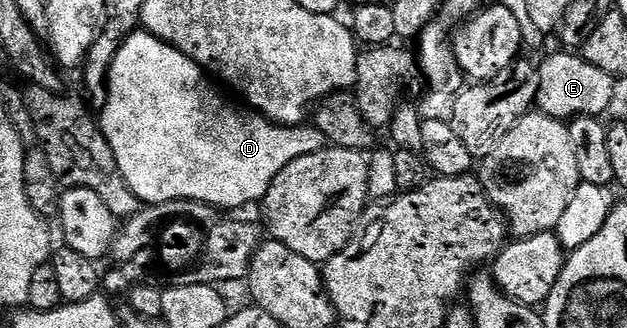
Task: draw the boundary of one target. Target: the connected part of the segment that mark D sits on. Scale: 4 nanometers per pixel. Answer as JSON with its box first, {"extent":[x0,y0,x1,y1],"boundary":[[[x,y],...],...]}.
{"extent":[101,31,328,211],"boundary":[[[146,31],[131,33],[129,39],[125,39],[121,51],[117,51],[107,76],[107,101],[101,107],[101,128],[103,134],[107,137],[107,142],[113,151],[113,155],[117,159],[117,167],[121,171],[125,183],[129,183],[133,195],[137,195],[140,202],[148,205],[160,205],[166,201],[203,201],[206,205],[215,206],[216,210],[219,211],[223,211],[223,209],[239,209],[242,205],[253,204],[254,201],[256,204],[262,202],[264,195],[269,191],[269,187],[273,183],[273,179],[277,179],[277,175],[281,175],[281,171],[285,171],[285,167],[289,167],[289,163],[293,163],[293,159],[297,159],[301,155],[309,155],[310,153],[321,151],[328,144],[327,137],[321,135],[321,131],[315,128],[314,124],[276,125],[275,122],[270,121],[258,111],[248,111],[246,108],[243,108],[244,110],[238,109],[237,106],[230,105],[215,90],[214,84],[216,85],[216,82],[208,76],[199,64],[193,59],[189,59],[189,55],[185,55],[177,47],[157,39],[152,33]]]}

